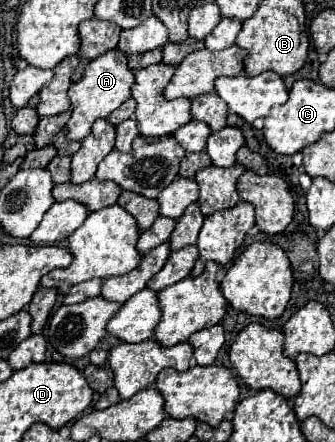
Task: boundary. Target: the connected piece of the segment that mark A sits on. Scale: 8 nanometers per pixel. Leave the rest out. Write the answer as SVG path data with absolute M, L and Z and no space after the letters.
M113 49L89 63L85 67L83 77L77 83L71 83L67 95L73 105L71 119L67 121L67 139L71 141L83 141L85 135L91 133L91 125L97 119L105 119L111 111L115 111L121 103L125 103L131 97L131 85L133 85L133 71L127 69L127 57Z

